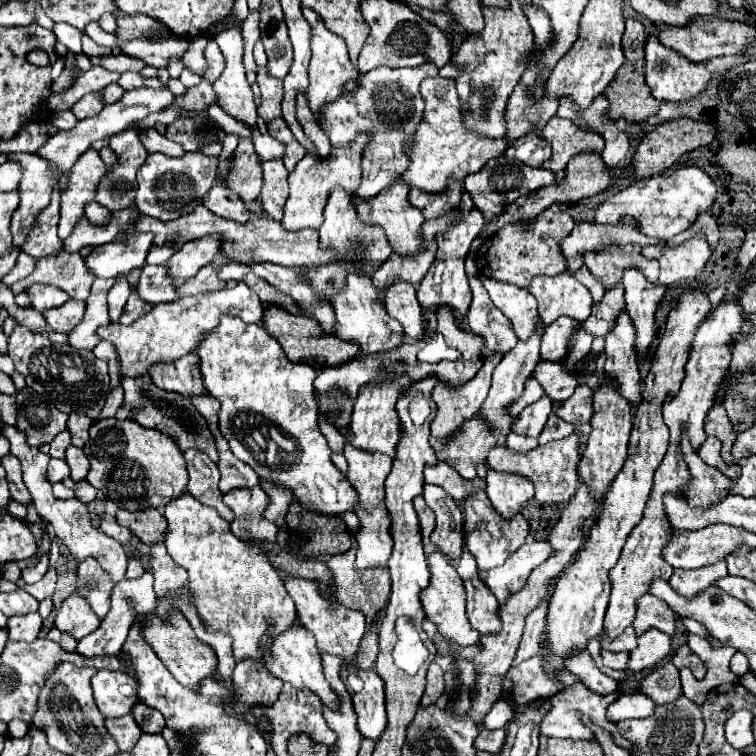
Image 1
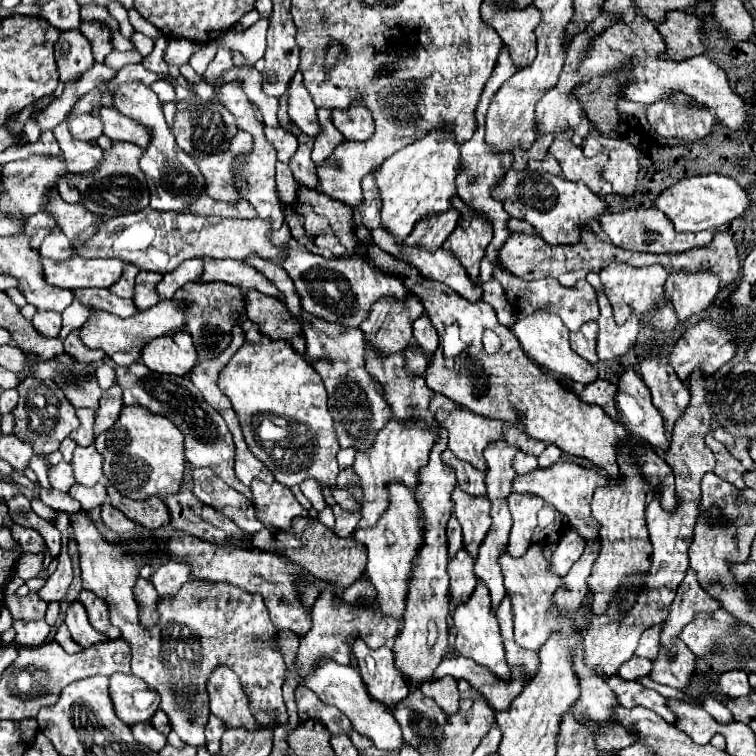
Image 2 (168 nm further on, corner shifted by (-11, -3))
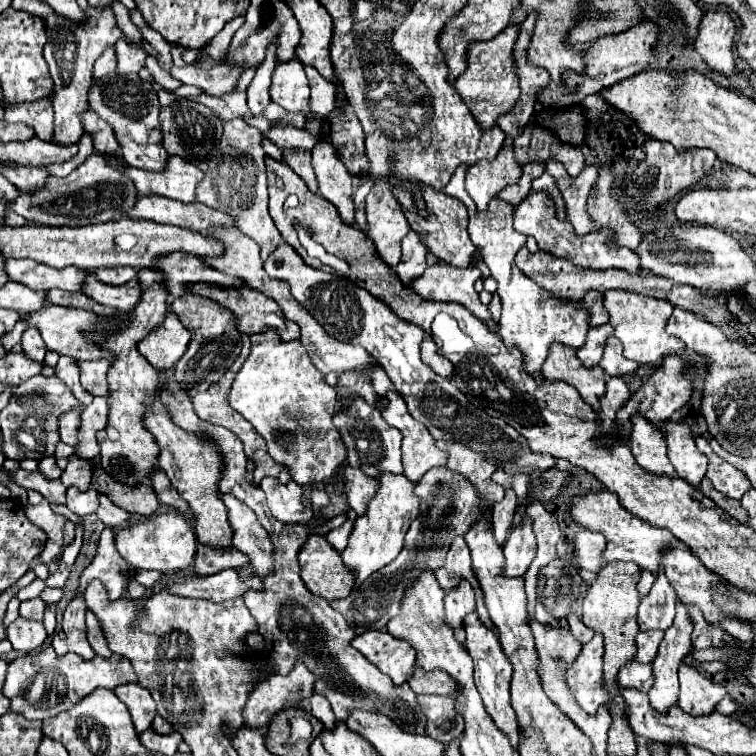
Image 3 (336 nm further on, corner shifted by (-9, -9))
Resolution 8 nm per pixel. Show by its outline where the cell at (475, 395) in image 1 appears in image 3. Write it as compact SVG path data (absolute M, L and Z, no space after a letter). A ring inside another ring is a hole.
M436 441L436 445L448 453L446 467L456 473L462 473L488 503L496 503L504 497L504 487L492 481L496 469L494 465L482 459L482 453L476 453L456 441Z

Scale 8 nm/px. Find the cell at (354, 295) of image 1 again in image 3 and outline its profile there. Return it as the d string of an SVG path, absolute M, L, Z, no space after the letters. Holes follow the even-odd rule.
M398 391L386 393L386 409L382 409L382 417L388 425L396 427L402 433L402 465L404 475L418 483L422 475L434 467L434 465L446 465L446 451L440 451L434 443L436 439L430 435L430 431L418 423L404 399Z

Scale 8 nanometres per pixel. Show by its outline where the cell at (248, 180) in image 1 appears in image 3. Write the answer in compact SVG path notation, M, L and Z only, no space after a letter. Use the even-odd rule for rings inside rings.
M170 157L166 169L162 173L148 173L142 169L128 167L130 179L136 183L140 193L156 193L170 199L178 199L182 203L196 201L196 187L202 183L204 171L196 165L186 163L182 157Z

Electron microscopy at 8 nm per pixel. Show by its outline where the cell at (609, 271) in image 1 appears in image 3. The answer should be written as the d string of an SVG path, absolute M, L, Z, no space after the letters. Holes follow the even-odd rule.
M608 289L604 293L604 307L610 313L610 325L614 327L614 335L624 345L624 357L636 361L640 365L660 363L670 353L684 353L682 341L664 331L668 317L672 315L670 301L652 299L642 293L628 293L628 289Z

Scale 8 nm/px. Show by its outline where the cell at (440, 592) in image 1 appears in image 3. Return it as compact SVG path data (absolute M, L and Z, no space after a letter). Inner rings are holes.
M472 611L472 613L468 613L464 617L464 631L466 631L466 643L464 643L464 647L466 647L466 651L470 653L470 657L474 661L474 683L476 683L476 689L478 689L478 693L484 699L484 707L486 707L488 715L494 719L494 723L498 725L498 729L504 731L510 737L510 743L516 749L518 741L520 741L520 735L518 735L516 713L514 713L514 709L510 705L512 665L506 659L506 655L502 653L502 647L500 647L500 641L496 637L496 633L480 621L480 617L478 617L476 611Z

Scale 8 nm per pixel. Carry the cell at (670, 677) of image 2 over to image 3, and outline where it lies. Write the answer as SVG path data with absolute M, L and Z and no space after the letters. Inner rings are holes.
M680 665L680 707L686 711L686 713L692 713L692 715L706 715L706 713L712 713L716 703L726 695L726 689L724 685L720 683L714 683L710 677L702 675L696 667L692 665Z

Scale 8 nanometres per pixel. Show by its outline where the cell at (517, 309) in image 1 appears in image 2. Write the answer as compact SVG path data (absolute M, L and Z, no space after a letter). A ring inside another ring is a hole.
M538 311L538 315L518 315L516 323L512 325L512 333L520 339L524 351L532 355L532 359L536 359L536 363L540 363L542 367L548 367L548 371L556 375L566 377L568 381L572 381L574 387L586 387L598 379L598 369L570 349L570 343L568 343L570 331L564 327L560 317L548 315L544 311Z

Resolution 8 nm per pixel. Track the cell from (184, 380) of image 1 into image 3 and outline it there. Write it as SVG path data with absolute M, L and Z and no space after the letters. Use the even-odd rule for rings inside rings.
M168 313L164 323L152 333L148 333L142 343L138 343L138 351L156 371L168 371L186 353L188 343L190 333L182 327L174 313Z

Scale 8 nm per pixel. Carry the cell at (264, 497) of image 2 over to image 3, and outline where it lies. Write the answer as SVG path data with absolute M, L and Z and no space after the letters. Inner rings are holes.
M264 477L260 481L262 491L266 493L266 501L268 507L272 511L272 515L282 521L282 523L310 523L312 521L312 513L304 511L300 505L300 495L302 495L302 487L296 485L294 481L288 483L278 483L274 477Z

